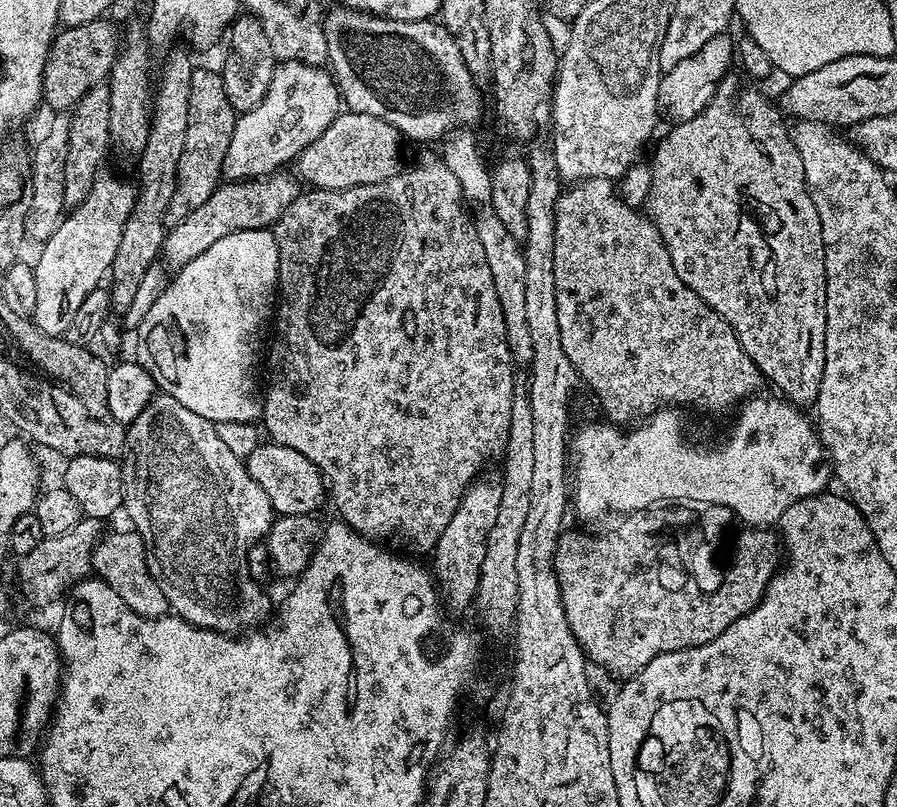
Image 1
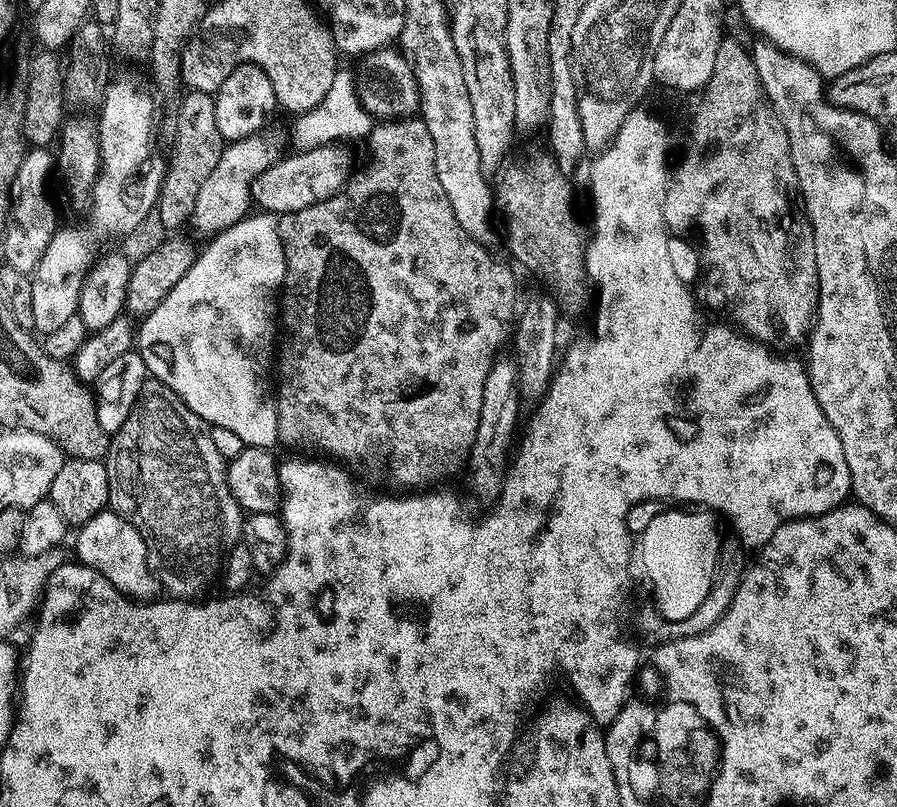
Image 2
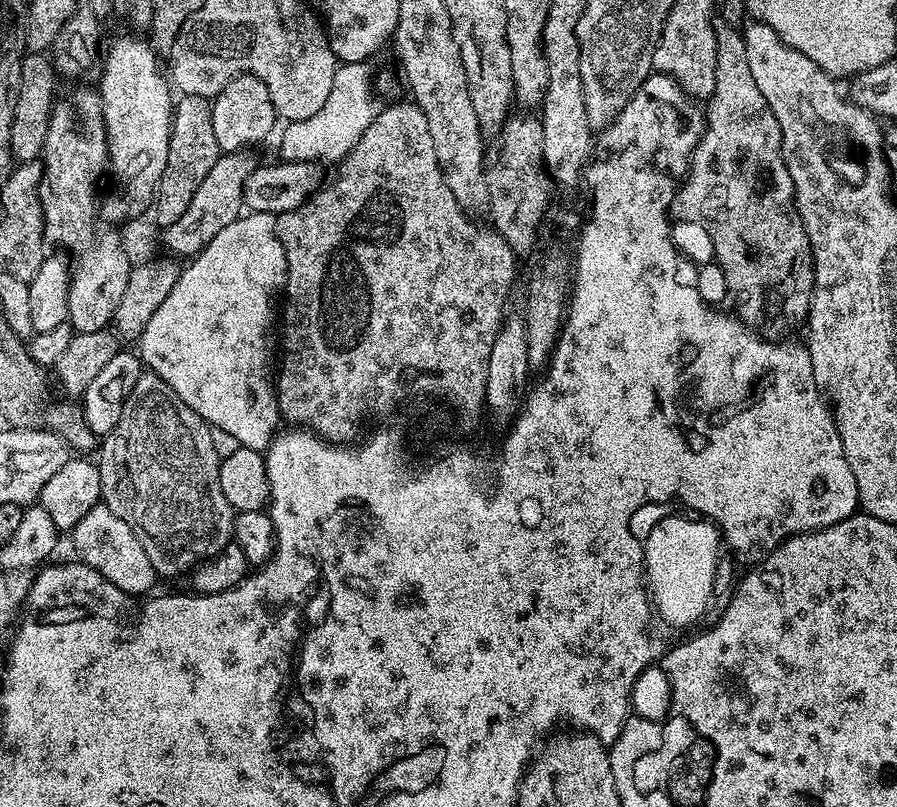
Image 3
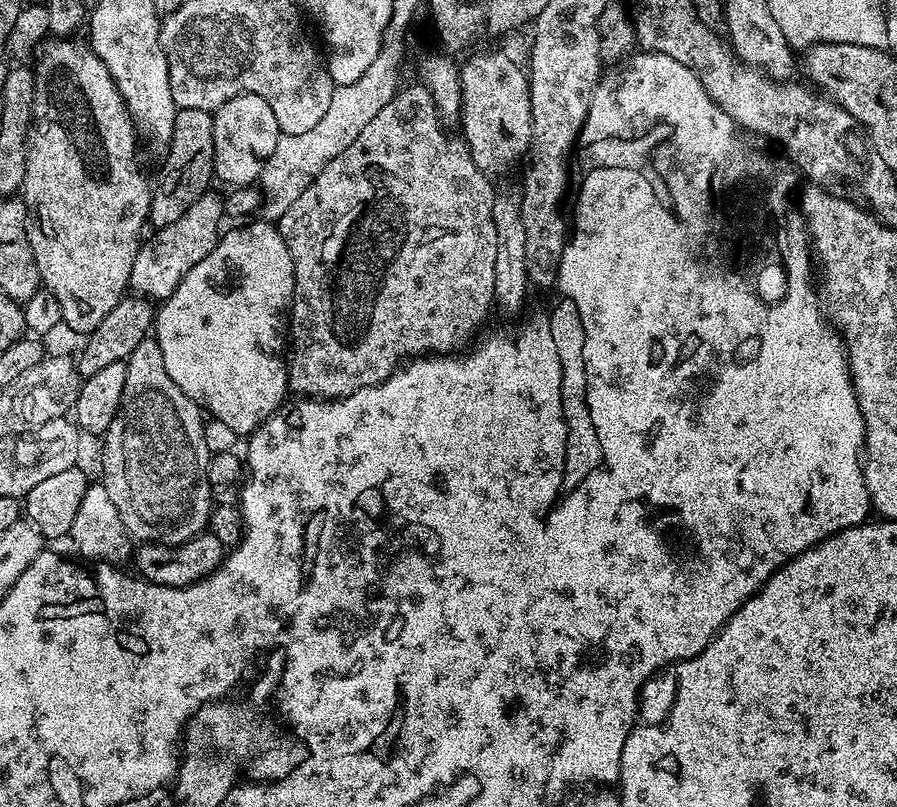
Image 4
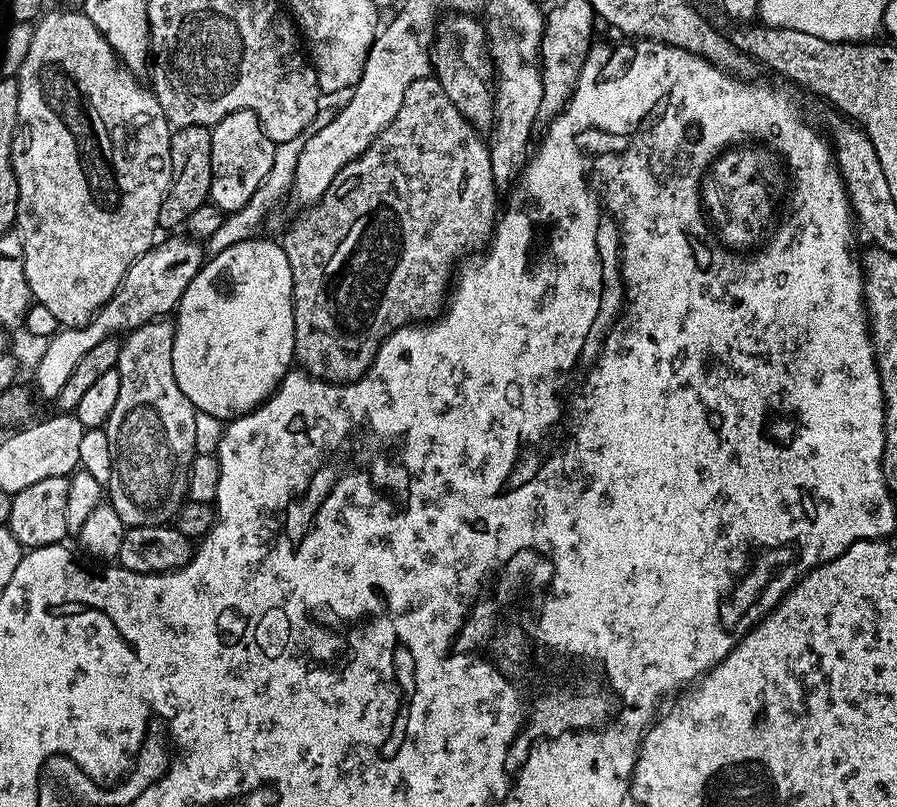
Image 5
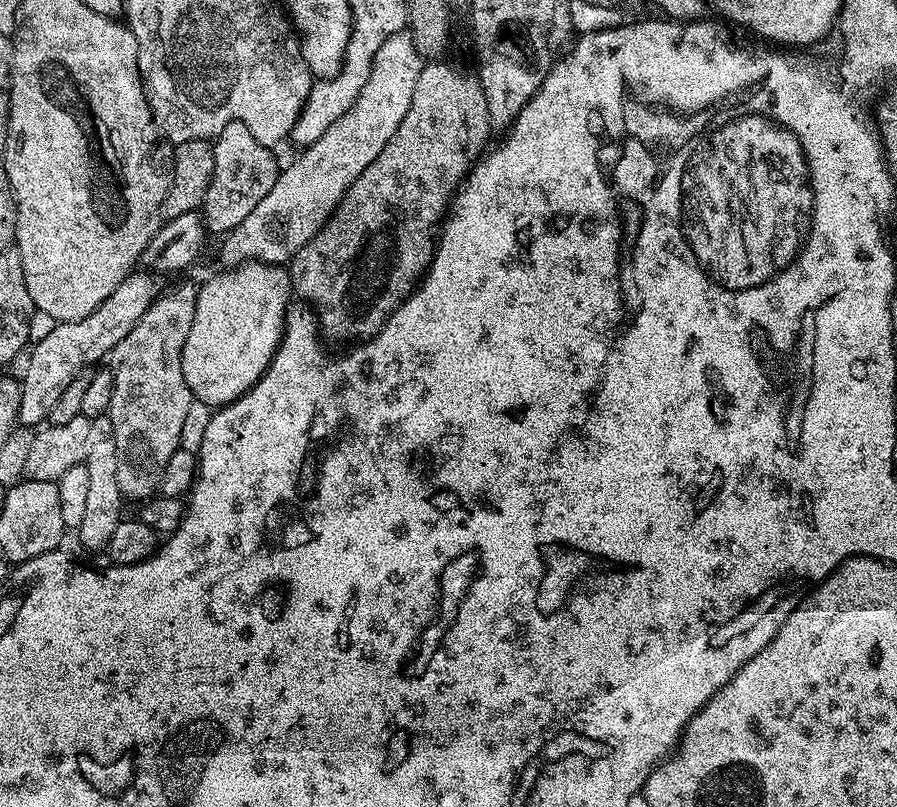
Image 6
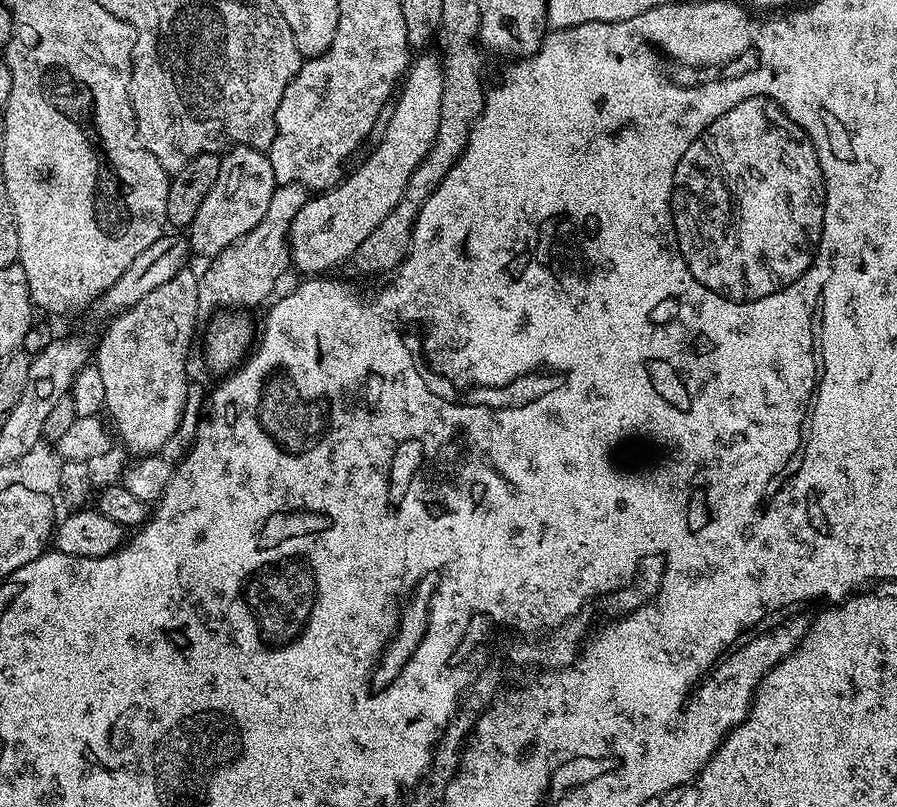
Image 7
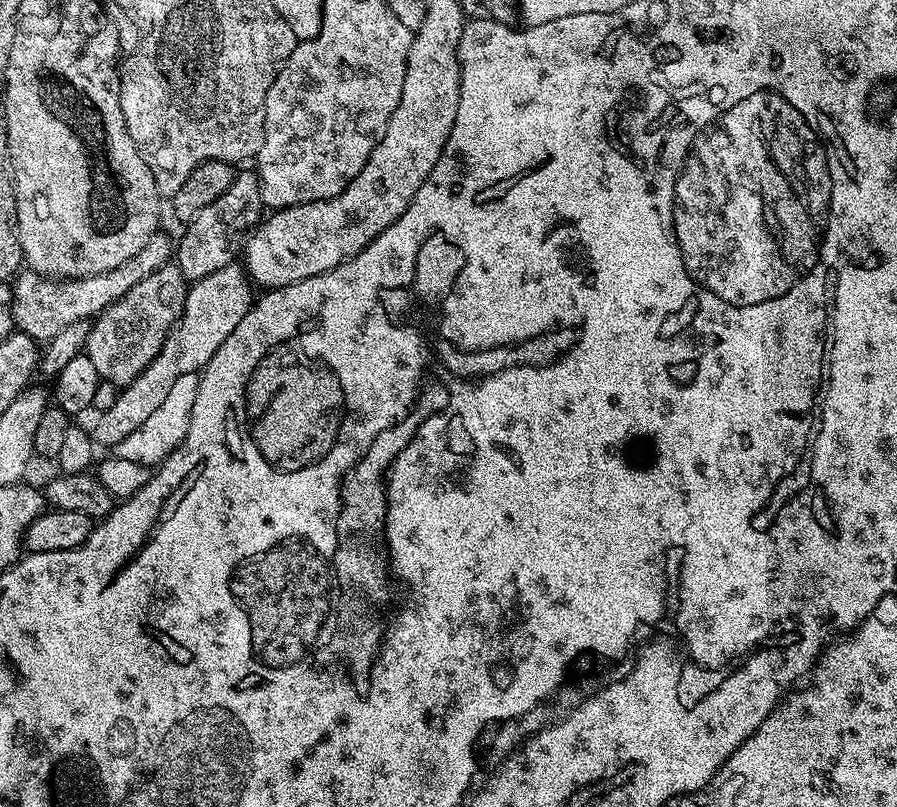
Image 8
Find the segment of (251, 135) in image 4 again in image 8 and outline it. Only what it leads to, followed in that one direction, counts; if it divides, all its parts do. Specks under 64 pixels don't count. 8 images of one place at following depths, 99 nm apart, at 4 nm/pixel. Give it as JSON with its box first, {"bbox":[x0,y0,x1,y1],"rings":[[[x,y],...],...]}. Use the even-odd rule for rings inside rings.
{"bbox":[174,171,262,280],"rings":[[[237,171],[230,182],[230,190],[222,198],[214,198],[210,206],[198,210],[193,220],[187,221],[184,237],[174,248],[174,264],[180,273],[189,280],[201,280],[214,270],[233,263],[241,251],[246,237],[261,223],[262,205],[260,203],[260,177],[255,171]]]}

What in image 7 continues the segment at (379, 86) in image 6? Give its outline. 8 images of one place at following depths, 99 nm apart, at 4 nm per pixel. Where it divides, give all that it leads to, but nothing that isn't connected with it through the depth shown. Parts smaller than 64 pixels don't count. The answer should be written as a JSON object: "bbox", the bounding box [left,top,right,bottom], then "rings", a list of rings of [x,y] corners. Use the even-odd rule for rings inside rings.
{"bbox":[198,184,309,314],"rings":[[[282,184],[277,187],[276,192],[270,198],[270,206],[266,214],[250,234],[246,234],[238,242],[226,246],[222,254],[211,257],[207,261],[208,269],[199,273],[198,282],[198,306],[201,313],[215,314],[221,310],[250,310],[254,304],[260,304],[276,288],[280,275],[290,268],[290,253],[288,251],[288,231],[292,229],[294,218],[298,210],[309,200],[309,193],[302,184]]]}

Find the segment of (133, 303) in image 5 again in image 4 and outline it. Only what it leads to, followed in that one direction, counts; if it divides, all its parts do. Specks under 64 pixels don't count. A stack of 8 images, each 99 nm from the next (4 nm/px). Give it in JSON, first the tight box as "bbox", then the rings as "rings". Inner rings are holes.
{"bbox":[128,194,226,302],"rings":[[[206,194],[198,198],[198,202],[194,202],[194,206],[190,206],[190,210],[186,210],[186,214],[178,218],[178,222],[170,222],[170,226],[155,229],[151,233],[153,236],[141,243],[128,279],[129,289],[135,295],[153,302],[167,300],[170,294],[174,294],[174,290],[178,290],[188,271],[198,266],[198,262],[202,262],[202,258],[210,254],[210,250],[214,250],[222,235],[220,223],[225,222],[226,215],[221,197],[212,195]]]}

